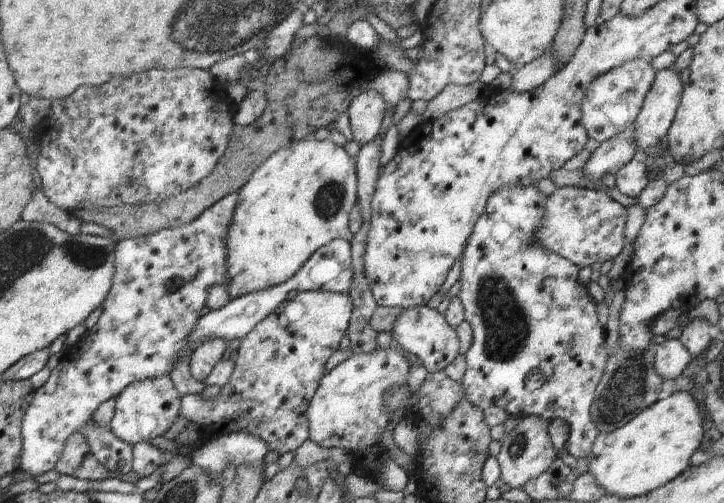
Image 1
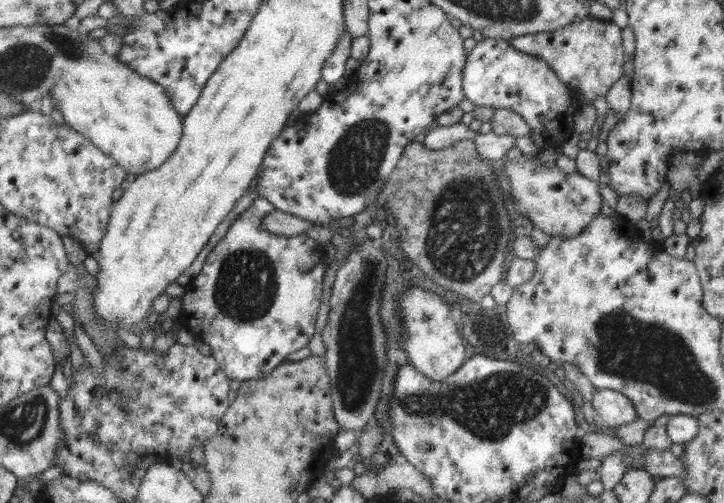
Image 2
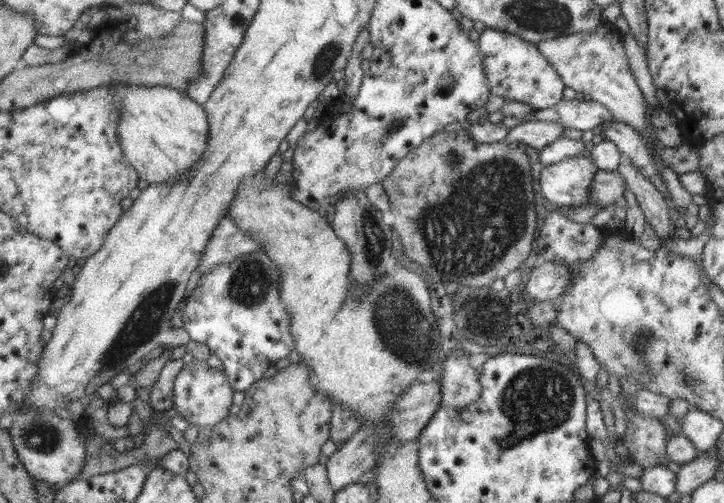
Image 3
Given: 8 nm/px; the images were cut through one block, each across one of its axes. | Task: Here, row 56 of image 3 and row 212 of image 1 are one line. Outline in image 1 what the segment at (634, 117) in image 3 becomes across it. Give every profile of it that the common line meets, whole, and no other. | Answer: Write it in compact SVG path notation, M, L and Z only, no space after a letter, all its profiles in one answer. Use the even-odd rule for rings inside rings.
M560 187L548 198L544 218L536 229L537 245L567 258L578 268L616 258L625 245L627 207L602 191L582 187Z

